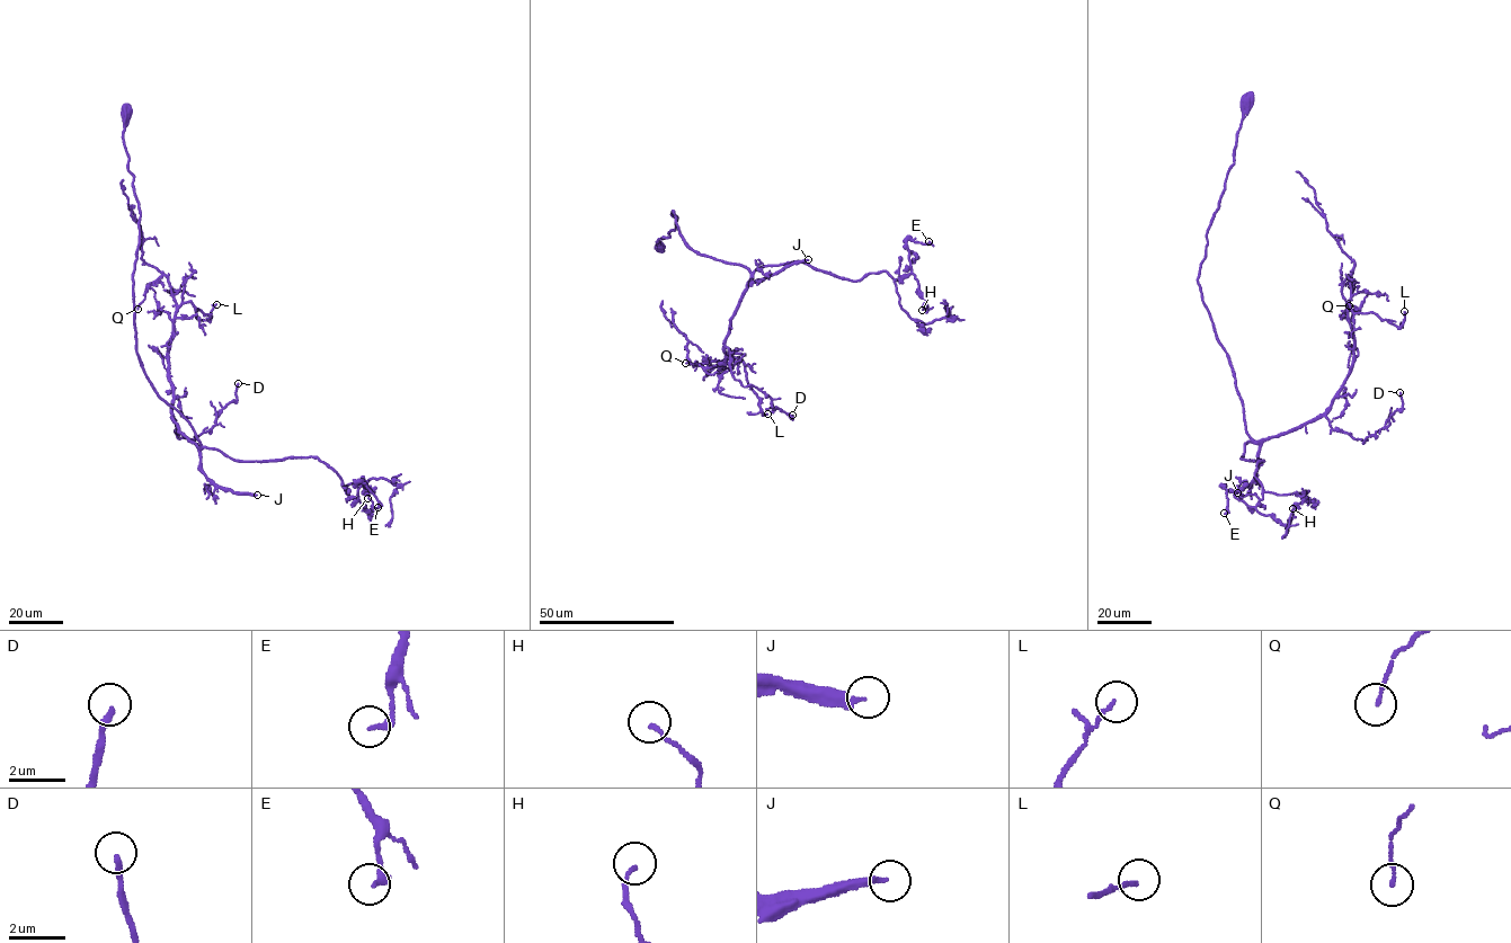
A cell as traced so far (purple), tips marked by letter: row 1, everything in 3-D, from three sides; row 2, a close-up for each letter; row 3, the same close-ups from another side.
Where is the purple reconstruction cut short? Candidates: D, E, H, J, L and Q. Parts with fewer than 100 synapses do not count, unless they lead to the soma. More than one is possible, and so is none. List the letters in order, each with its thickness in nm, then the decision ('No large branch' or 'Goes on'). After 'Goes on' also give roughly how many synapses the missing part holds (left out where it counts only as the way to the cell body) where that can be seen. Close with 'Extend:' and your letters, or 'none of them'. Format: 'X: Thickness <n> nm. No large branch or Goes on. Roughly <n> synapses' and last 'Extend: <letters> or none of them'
D: Thickness 220 nm. No large branch
E: Thickness 170 nm. No large branch
H: Thickness 130 nm. No large branch
J: Thickness 240 nm. Goes on. Roughly 350 synapses
L: Thickness 150 nm. No large branch
Q: Thickness 120 nm. No large branch
Extend: J

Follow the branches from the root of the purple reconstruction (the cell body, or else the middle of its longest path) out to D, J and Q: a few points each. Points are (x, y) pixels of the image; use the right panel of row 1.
D: (1249, 98), (1198, 278), (1246, 433), (1260, 442), (1325, 416), (1333, 429), (1363, 442), (1402, 409), (1400, 392)
J: (1249, 98), (1198, 278), (1233, 372), (1246, 433), (1259, 445), (1256, 474), (1237, 492)
Q: (1249, 98), (1198, 283), (1253, 439), (1294, 430), (1331, 406), (1353, 356), (1351, 274), (1349, 305)

